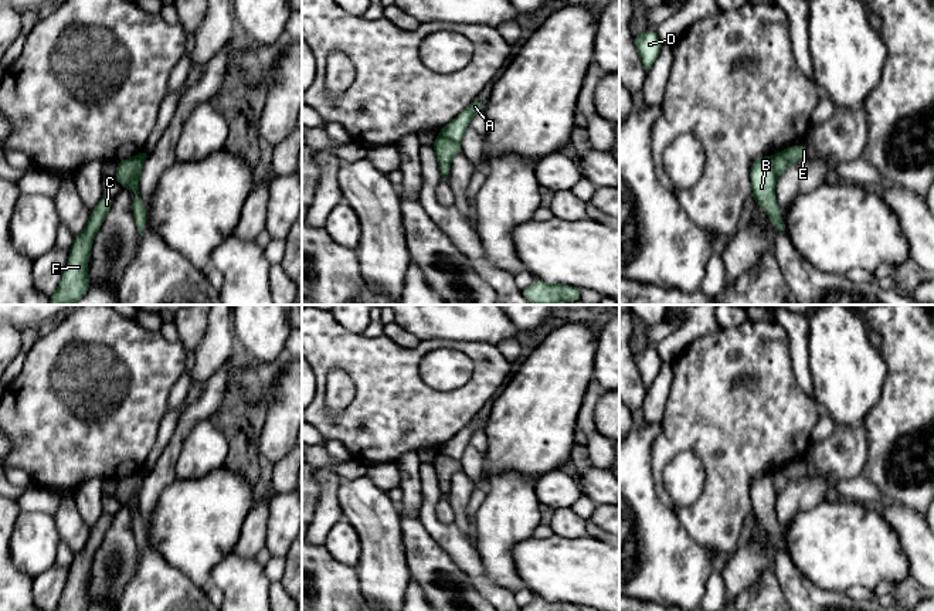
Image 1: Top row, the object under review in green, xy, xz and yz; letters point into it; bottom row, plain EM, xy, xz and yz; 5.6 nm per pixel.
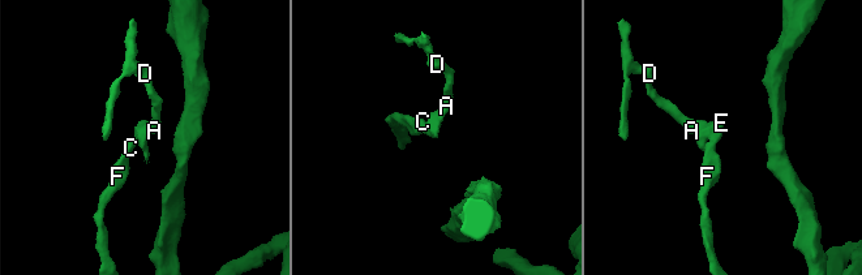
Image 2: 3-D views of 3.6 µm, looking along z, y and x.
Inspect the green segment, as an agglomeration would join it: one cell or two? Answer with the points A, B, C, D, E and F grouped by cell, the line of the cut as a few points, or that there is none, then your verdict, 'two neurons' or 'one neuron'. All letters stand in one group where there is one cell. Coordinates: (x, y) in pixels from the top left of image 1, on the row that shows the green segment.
A B D / C E F; cut in xy along (141, 153), (141, 169), (124, 186); two neurons

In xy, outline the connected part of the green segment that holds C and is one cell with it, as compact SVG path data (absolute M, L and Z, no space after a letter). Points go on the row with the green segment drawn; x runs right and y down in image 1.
M103 194L84 231L74 238L65 271L57 291L51 295L50 305L74 305L89 291L88 261L92 242L112 204L113 198Z

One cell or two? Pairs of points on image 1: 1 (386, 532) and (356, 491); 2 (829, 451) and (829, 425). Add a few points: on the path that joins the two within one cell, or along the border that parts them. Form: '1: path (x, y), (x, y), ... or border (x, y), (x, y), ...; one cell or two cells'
1: path (377, 522), (362, 501); one cell
2: border (836, 427), (824, 440), (814, 443); two cells

